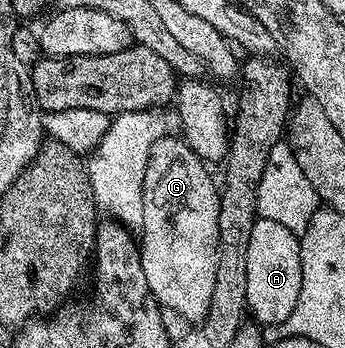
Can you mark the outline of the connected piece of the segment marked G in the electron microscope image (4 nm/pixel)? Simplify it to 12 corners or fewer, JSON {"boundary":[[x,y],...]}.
{"boundary":[[181,137],[152,148],[138,243],[150,294],[207,316],[221,191]]}

